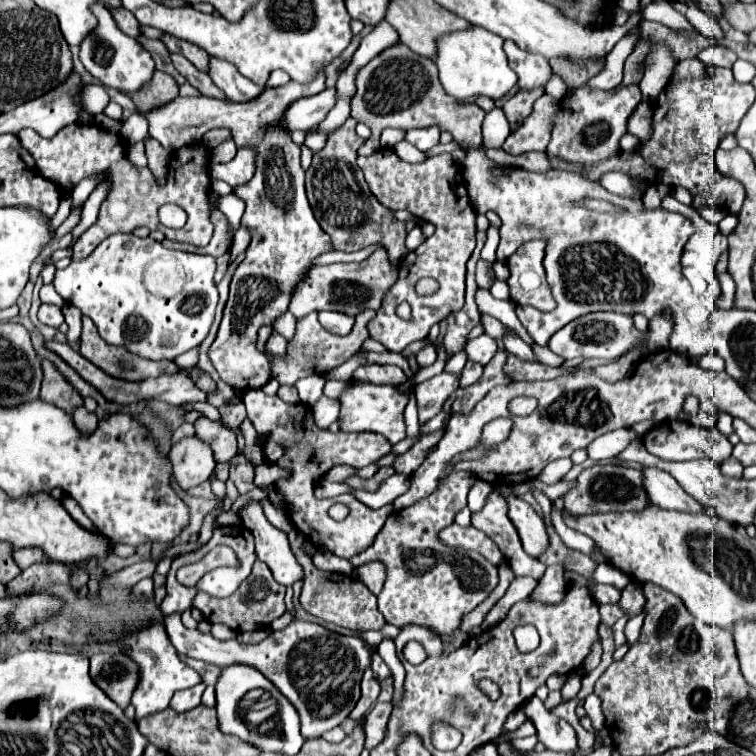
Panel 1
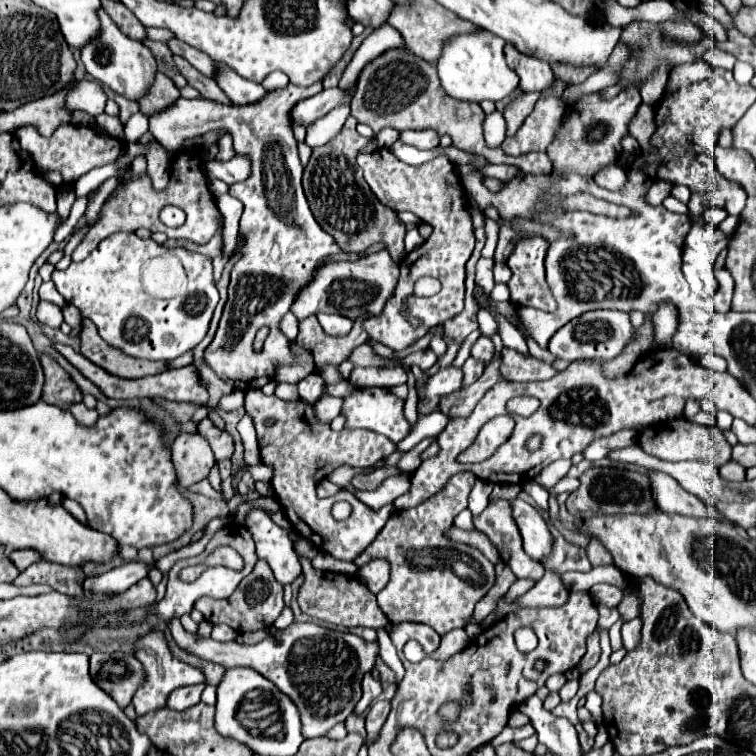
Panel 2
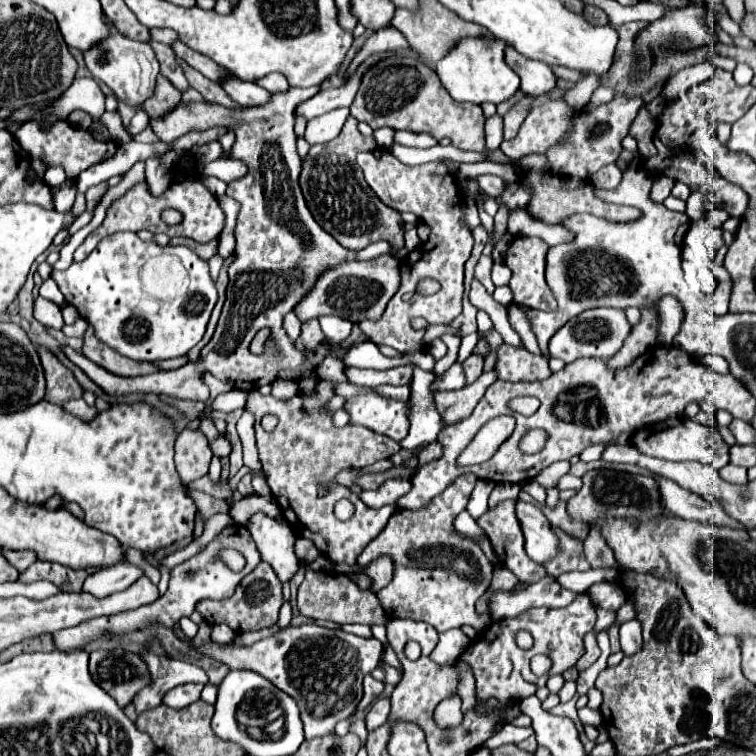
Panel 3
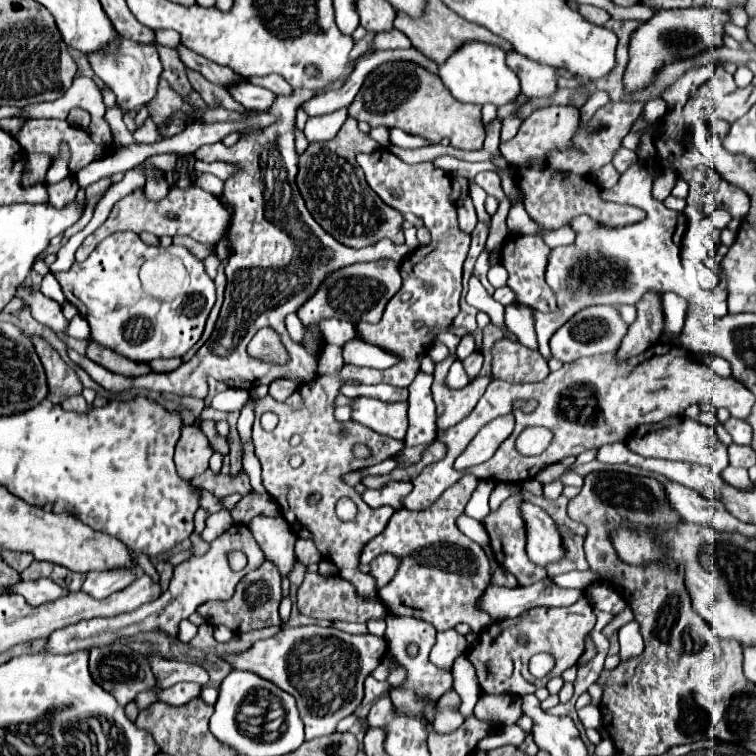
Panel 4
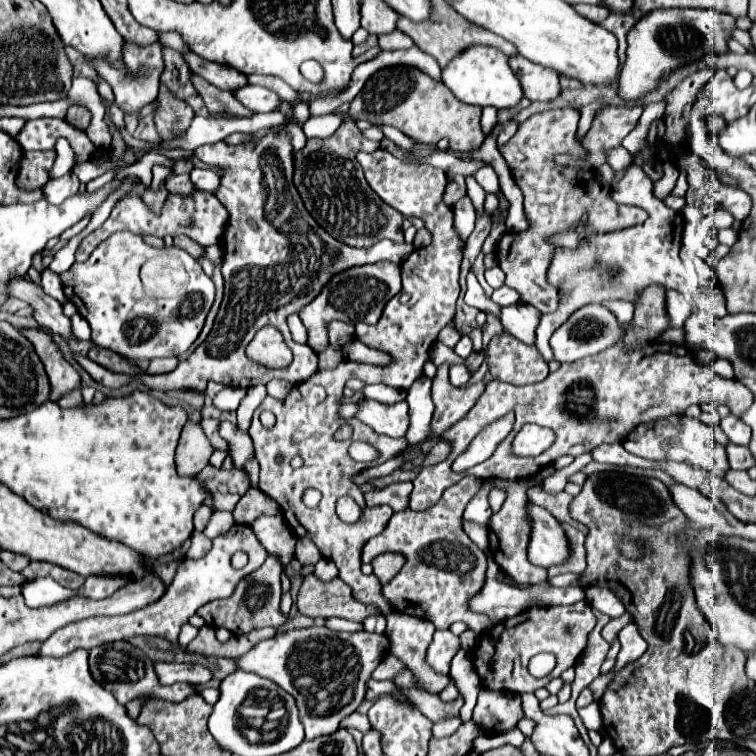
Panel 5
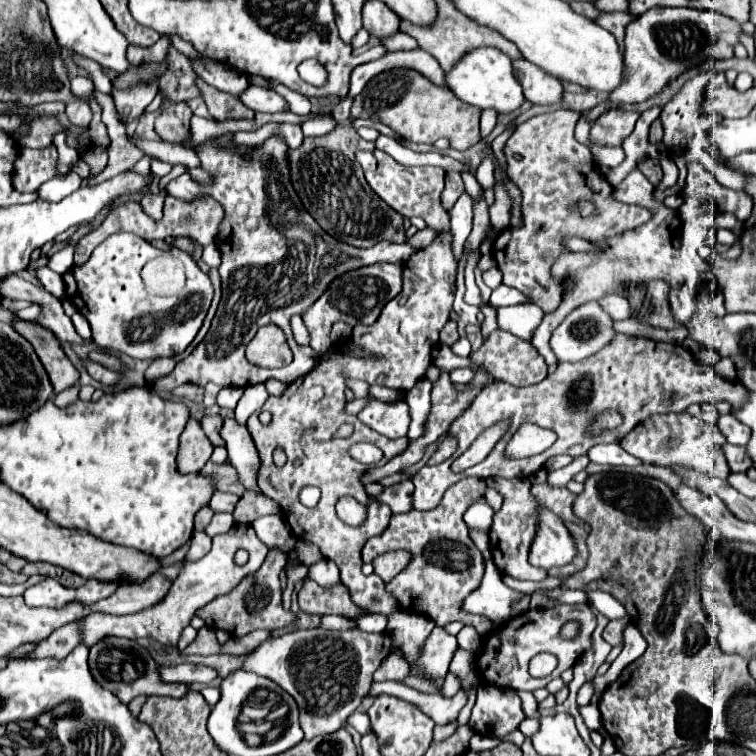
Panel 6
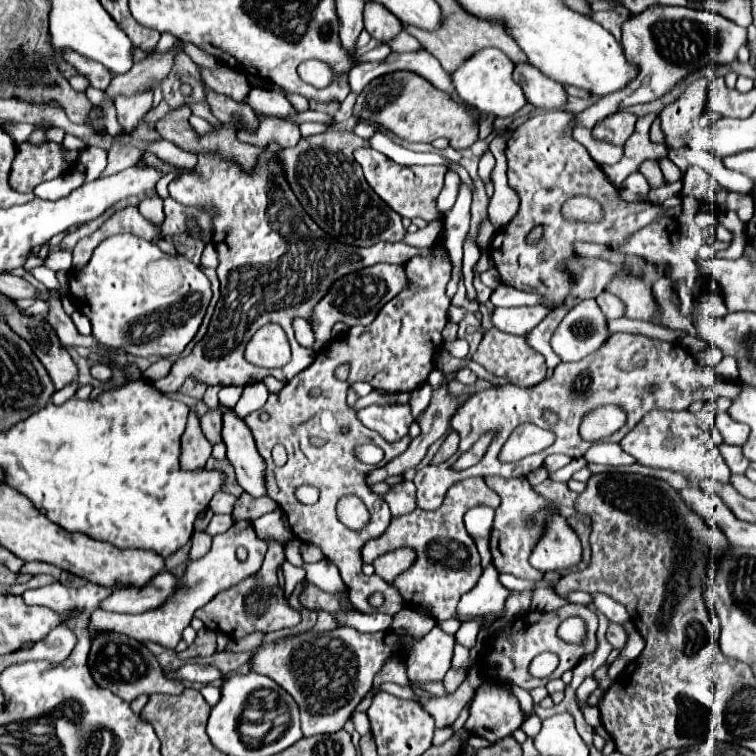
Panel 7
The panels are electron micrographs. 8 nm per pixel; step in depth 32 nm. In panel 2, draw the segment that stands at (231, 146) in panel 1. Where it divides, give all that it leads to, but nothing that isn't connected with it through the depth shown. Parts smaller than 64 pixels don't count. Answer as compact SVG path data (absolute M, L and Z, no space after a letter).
M226 134L218 140L218 146L220 146L220 154L218 154L218 160L230 160L231 156L231 144L233 142L232 134Z

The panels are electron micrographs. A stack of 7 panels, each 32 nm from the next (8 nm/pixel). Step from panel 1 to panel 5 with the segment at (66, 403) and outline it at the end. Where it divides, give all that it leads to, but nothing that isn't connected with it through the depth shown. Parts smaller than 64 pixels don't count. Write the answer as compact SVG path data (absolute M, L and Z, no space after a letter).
M20 328L20 332L32 342L36 354L40 356L46 374L50 378L50 386L52 386L52 394L50 400L58 400L58 396L62 396L64 392L70 392L74 388L80 388L80 376L78 372L72 368L70 362L64 360L60 348L56 346L56 342L52 340L52 336L40 328Z

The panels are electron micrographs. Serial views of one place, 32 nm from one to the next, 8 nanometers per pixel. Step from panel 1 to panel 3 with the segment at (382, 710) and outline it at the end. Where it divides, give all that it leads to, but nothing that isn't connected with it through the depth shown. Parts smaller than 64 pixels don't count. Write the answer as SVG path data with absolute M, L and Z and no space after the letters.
M378 698L372 704L372 708L366 716L366 728L374 730L374 728L380 728L386 722L390 722L390 700L388 698Z

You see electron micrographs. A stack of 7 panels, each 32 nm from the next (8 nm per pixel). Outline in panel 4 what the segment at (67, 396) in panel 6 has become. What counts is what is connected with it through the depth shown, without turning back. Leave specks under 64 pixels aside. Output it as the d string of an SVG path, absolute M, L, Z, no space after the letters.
M80 394L66 398L62 402L62 408L65 410L86 413L89 412L92 407L86 403L83 396Z

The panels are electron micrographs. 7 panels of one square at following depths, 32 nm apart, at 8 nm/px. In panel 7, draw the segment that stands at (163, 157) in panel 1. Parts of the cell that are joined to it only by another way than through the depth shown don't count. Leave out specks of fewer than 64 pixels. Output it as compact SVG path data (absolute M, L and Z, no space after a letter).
M158 196L146 198L146 200L142 200L142 204L138 206L138 210L140 210L140 214L142 214L146 220L150 220L156 228L160 228L160 226L162 226L162 222L164 222L162 198L158 198Z

